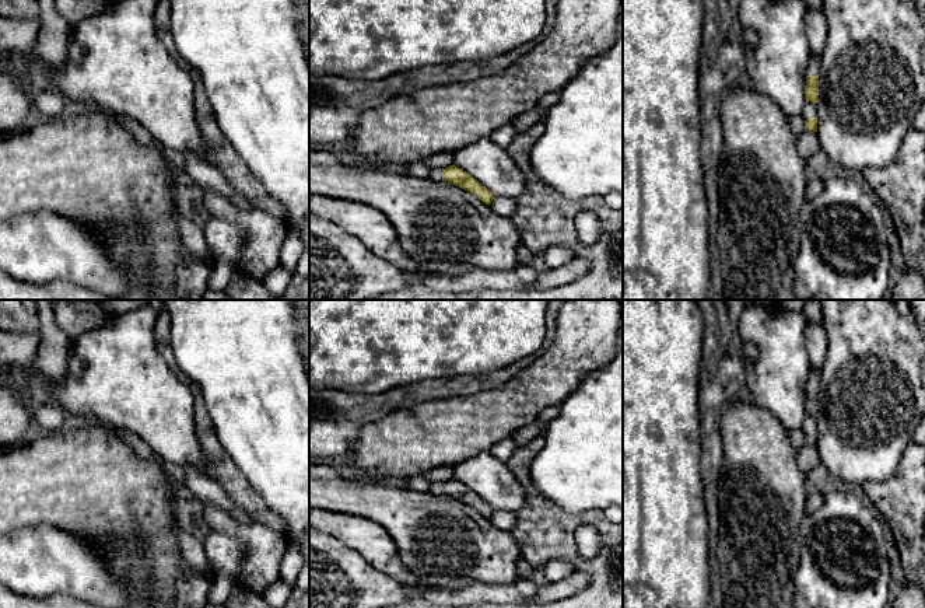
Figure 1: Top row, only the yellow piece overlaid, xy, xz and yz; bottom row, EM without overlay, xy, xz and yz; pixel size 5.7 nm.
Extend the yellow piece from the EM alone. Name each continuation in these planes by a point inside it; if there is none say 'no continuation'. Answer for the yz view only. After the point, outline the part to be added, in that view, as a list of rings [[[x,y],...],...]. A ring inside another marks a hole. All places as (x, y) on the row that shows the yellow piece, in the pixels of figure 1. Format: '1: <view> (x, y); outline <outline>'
1: yz (809, 109); outline [[[805,101],[803,109],[802,109],[802,118],[810,119],[813,116],[817,116],[817,109],[816,109],[816,104],[810,102],[810,101]]]

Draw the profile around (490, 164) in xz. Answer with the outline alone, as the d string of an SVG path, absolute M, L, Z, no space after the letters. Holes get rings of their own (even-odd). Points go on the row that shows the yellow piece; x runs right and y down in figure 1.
M490 137L452 153L453 165L462 168L494 196L511 199L525 192L525 177L505 148Z

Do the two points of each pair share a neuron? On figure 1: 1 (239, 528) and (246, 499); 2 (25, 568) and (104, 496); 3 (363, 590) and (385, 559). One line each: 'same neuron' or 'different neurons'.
1: different neurons
2: different neurons
3: different neurons

